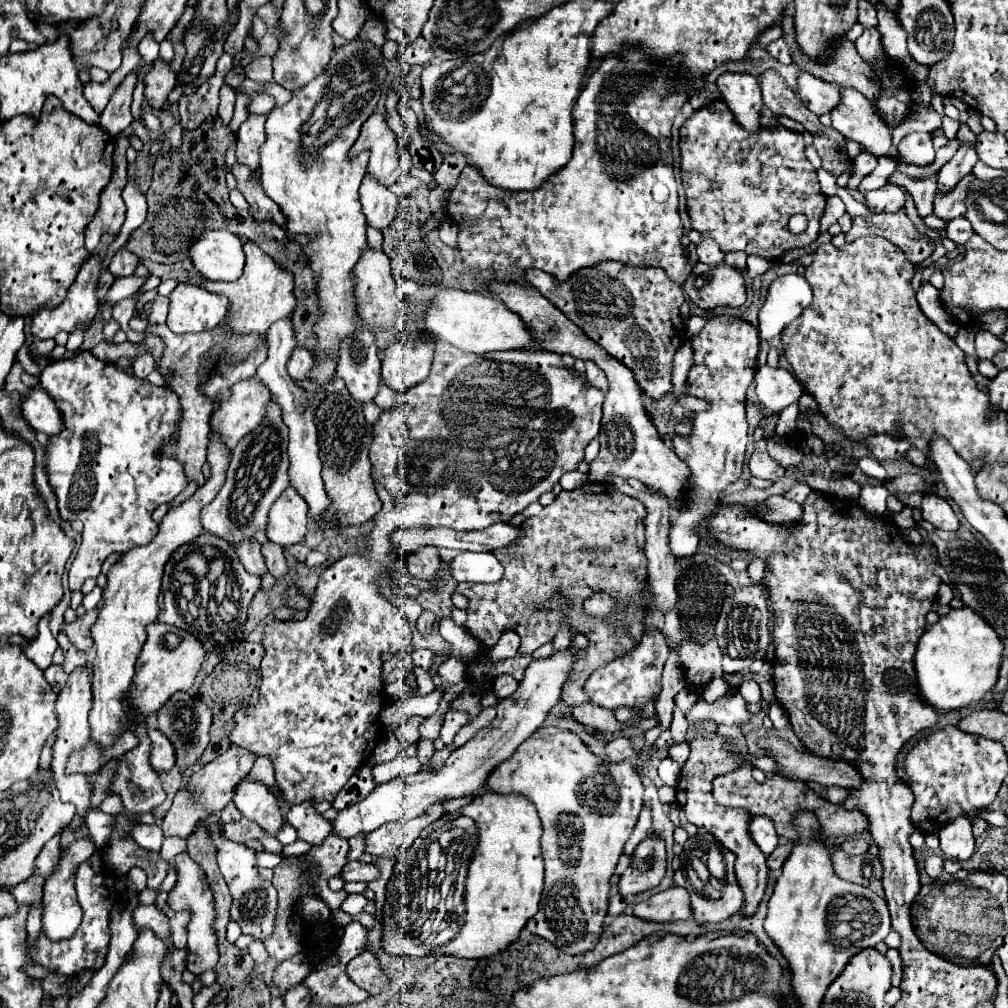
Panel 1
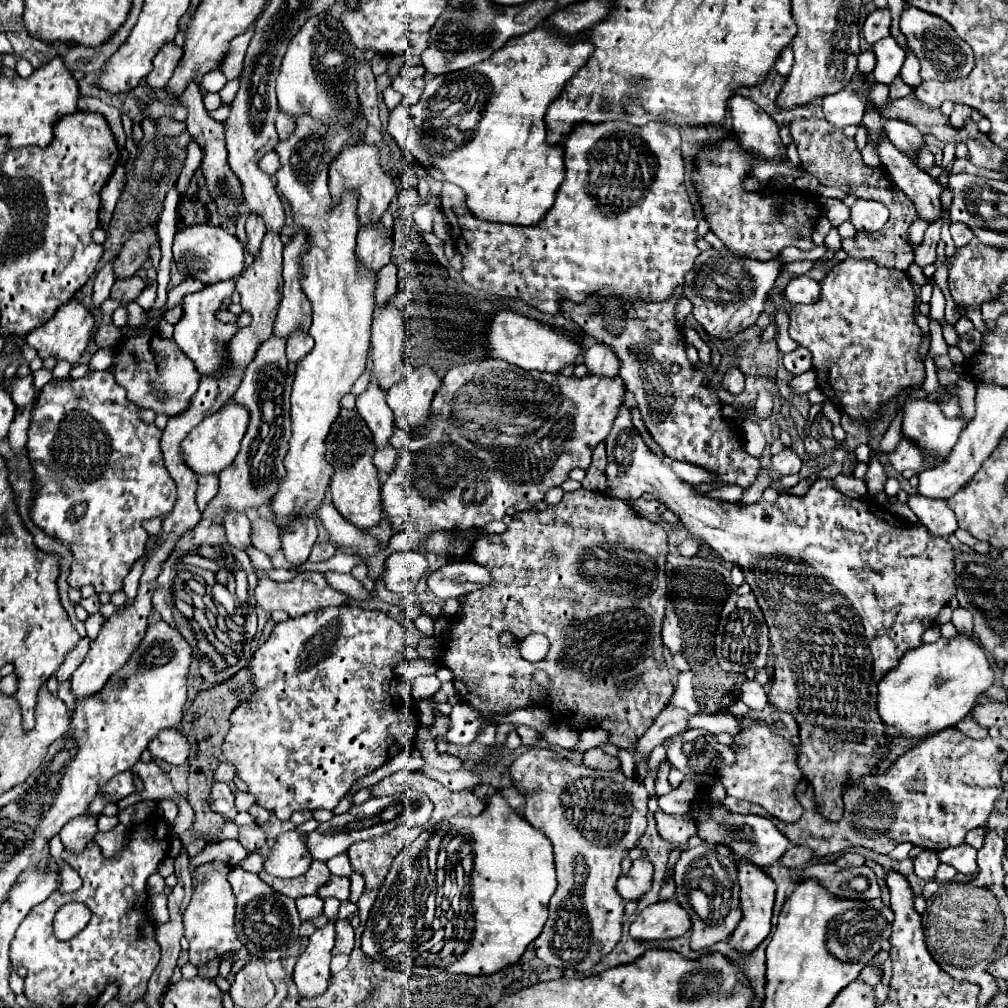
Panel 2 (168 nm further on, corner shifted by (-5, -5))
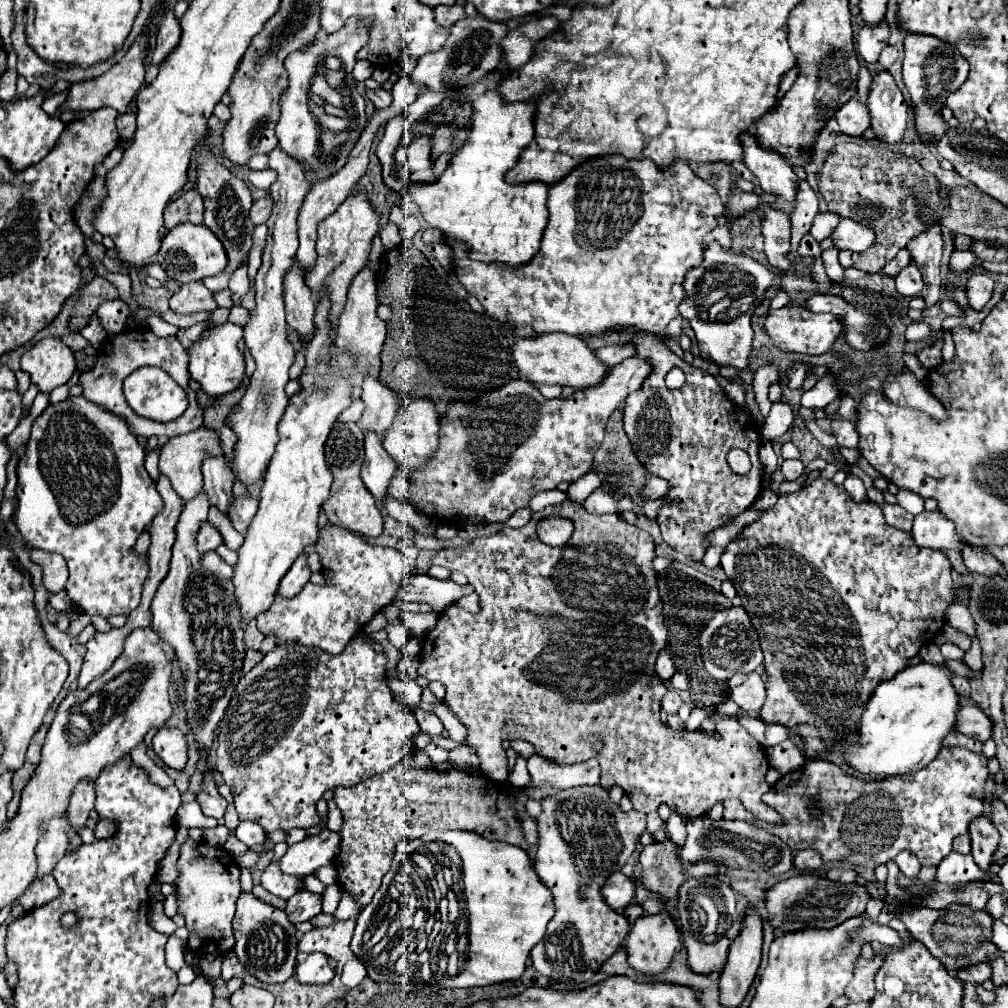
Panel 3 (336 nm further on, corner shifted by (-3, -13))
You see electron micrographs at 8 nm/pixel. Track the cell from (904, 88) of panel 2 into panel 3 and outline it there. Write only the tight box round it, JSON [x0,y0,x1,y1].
[866,72,906,144]

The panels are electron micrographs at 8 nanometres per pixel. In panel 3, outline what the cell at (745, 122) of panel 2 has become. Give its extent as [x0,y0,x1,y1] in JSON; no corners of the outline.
[740,132,798,216]

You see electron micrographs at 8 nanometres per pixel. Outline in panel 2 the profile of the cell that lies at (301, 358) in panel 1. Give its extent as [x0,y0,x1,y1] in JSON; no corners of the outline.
[286,332,314,364]

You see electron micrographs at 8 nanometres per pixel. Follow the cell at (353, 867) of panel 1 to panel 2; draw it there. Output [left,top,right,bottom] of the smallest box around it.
[320,876,350,900]

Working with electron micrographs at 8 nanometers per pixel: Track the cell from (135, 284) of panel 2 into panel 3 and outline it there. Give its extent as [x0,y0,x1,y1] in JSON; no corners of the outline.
[96,300,128,336]

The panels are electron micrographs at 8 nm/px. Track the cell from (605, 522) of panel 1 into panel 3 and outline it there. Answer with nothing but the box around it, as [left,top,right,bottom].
[418,500,778,824]

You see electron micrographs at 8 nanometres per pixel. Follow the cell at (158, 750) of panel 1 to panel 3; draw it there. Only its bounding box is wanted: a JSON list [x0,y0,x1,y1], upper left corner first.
[152,728,188,770]

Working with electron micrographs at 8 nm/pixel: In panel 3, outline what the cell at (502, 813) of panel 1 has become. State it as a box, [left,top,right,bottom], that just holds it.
[422,830,554,988]

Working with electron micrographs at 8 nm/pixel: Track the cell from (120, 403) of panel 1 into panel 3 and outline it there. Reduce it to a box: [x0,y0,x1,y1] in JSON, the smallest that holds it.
[14,396,162,616]

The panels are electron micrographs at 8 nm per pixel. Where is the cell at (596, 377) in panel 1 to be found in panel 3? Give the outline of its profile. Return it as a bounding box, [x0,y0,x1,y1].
[596,344,636,368]

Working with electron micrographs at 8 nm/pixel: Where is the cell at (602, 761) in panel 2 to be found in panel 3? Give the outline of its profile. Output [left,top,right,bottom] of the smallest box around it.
[528,756,600,790]

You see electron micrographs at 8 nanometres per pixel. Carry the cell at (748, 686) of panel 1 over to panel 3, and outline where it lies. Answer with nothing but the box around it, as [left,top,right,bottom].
[730,672,766,714]

